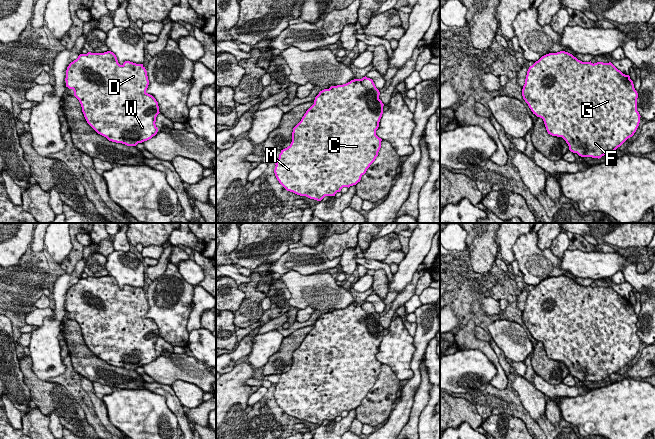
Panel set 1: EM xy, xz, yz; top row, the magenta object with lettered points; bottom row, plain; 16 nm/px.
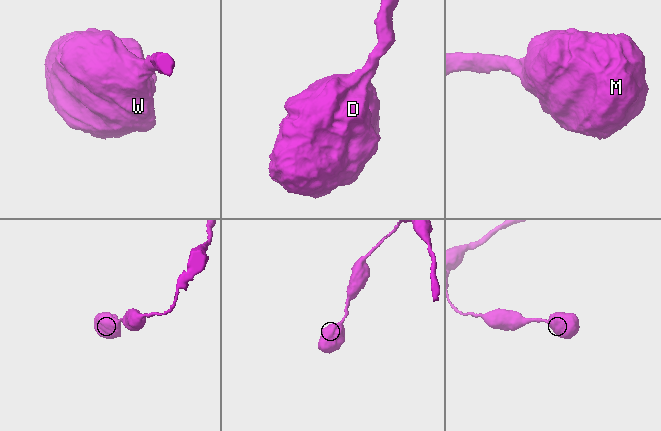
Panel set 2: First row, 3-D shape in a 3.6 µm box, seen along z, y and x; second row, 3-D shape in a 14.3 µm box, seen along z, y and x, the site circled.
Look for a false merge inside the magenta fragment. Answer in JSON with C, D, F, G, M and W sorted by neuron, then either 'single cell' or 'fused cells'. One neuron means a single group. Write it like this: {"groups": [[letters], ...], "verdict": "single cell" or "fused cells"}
{"groups": [["C", "D", "F", "G", "M", "W"]], "verdict": "single cell"}

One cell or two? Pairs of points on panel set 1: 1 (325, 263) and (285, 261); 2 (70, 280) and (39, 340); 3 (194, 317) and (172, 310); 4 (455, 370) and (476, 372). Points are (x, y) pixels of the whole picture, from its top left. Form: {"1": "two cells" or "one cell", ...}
{"1": "one cell", "2": "one cell", "3": "two cells", "4": "one cell"}

